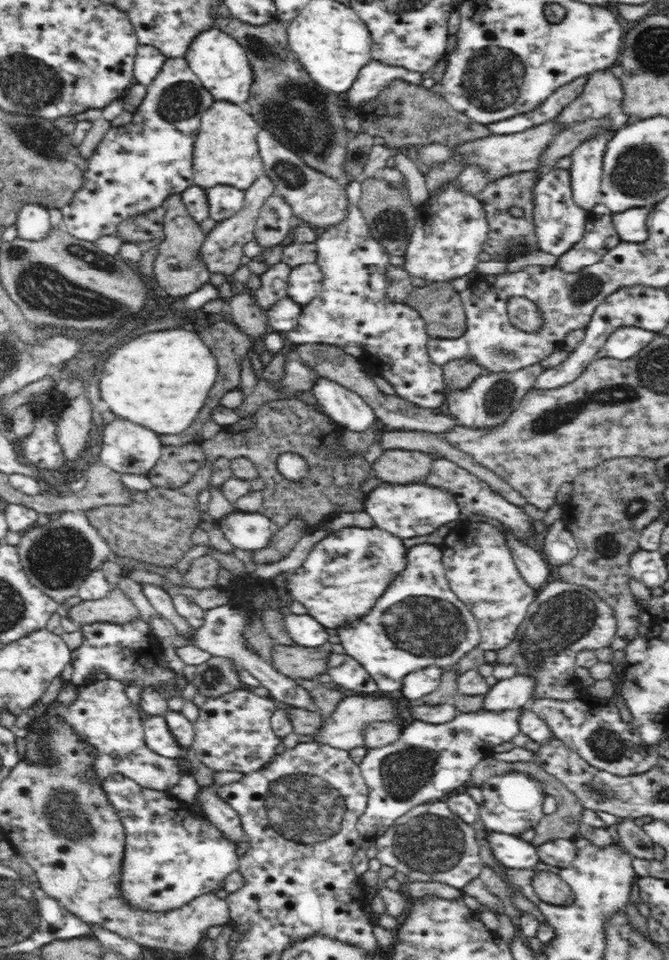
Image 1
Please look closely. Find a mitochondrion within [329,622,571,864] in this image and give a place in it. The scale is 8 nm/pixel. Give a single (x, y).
(404, 772)

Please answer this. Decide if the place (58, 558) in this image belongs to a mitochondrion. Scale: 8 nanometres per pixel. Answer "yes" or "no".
yes

